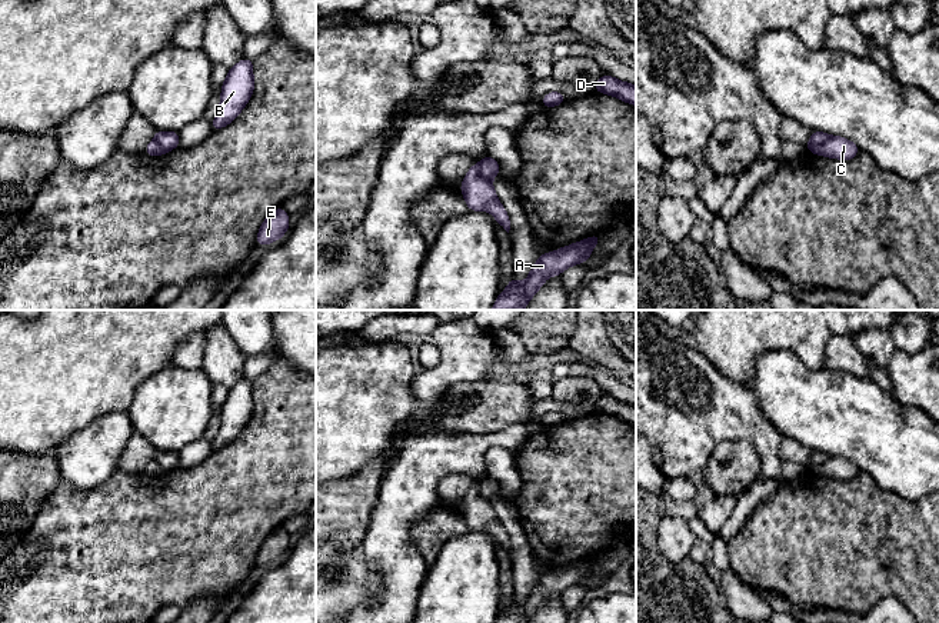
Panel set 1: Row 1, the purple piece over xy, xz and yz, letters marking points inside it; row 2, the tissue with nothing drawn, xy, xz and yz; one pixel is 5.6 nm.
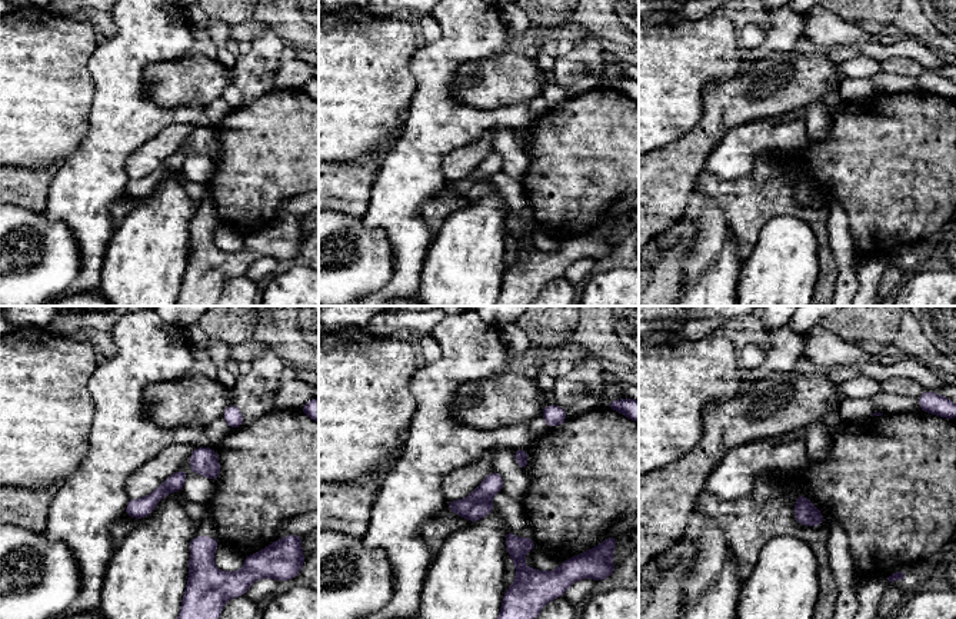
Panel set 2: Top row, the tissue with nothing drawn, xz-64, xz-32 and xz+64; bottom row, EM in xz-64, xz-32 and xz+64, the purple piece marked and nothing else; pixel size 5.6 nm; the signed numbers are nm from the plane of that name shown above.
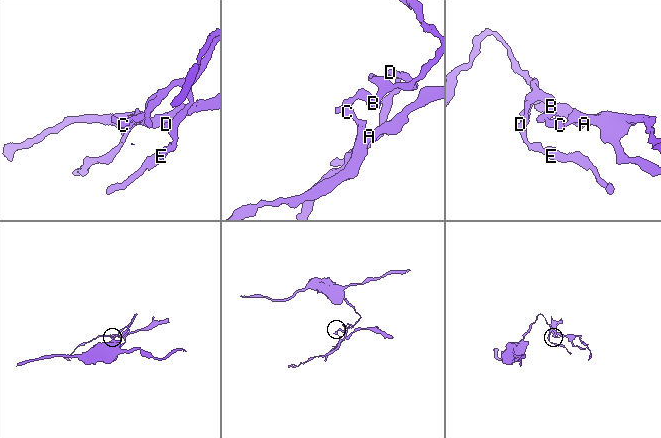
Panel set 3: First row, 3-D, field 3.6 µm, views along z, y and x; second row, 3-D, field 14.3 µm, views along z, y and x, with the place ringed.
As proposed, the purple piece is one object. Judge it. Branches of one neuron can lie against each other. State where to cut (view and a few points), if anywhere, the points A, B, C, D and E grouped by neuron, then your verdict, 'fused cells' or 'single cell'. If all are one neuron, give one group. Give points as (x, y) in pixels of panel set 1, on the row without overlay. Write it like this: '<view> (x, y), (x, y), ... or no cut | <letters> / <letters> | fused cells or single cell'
yz (831, 456), (809, 470) | A C / B D E | fused cells

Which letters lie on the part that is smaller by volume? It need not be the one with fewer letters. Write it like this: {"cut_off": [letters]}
{"cut_off": ["A", "C"]}

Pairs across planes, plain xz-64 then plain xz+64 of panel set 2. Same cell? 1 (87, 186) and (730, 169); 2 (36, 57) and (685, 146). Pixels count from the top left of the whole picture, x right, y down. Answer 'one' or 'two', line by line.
1: one
2: two

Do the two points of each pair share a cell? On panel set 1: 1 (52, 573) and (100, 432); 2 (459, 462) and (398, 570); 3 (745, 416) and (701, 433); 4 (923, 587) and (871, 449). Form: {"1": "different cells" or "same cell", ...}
{"1": "different cells", "2": "same cell", "3": "same cell", "4": "different cells"}

